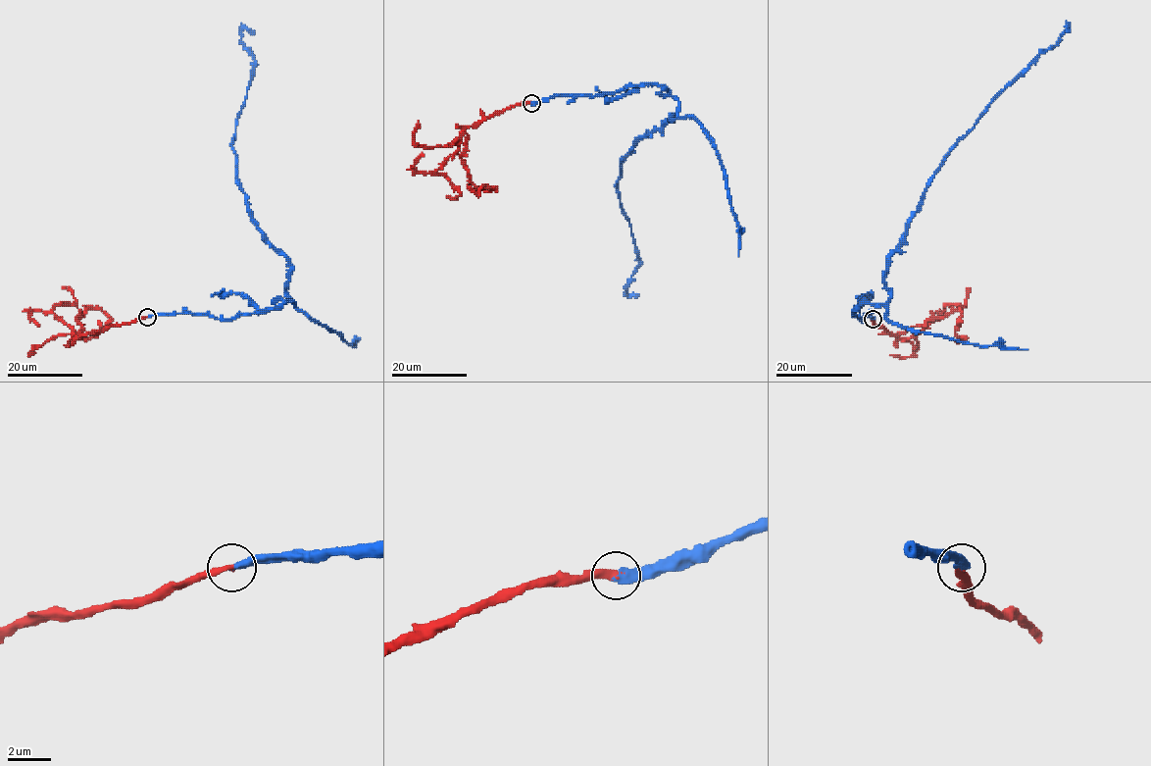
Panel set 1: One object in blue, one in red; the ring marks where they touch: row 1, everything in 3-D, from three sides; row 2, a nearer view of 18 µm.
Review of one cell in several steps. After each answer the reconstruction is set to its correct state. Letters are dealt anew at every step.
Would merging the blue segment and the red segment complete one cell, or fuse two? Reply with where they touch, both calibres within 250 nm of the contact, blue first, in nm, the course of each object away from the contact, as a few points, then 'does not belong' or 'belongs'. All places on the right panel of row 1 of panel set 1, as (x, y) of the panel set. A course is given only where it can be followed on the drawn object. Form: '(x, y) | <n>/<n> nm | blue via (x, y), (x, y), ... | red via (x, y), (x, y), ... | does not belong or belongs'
(873, 319) | 420/320 nm | blue via (873, 318), (853, 313), (864, 303), (888, 299), (886, 261), (930, 177), (989, 103), (1066, 31) | red via (873, 318), (898, 337), (959, 310), (962, 312), (955, 333), (964, 337), (954, 341) | belongs

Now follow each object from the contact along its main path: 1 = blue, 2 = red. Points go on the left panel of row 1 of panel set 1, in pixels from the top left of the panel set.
1: (147, 317), (232, 319), (294, 302), (288, 260), (248, 208), (232, 147), (255, 62), (240, 35), (254, 33)
2: (147, 317), (82, 335), (82, 326), (76, 319), (87, 308), (101, 309), (110, 317), (96, 335), (82, 339)

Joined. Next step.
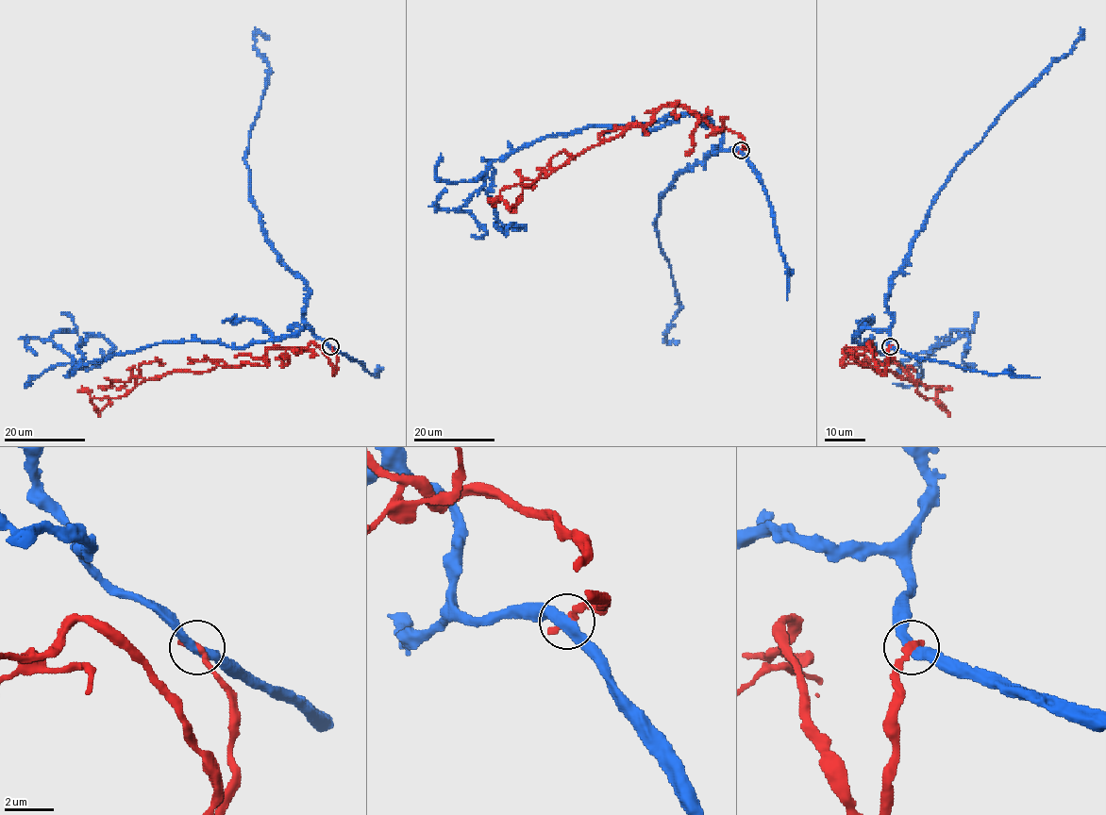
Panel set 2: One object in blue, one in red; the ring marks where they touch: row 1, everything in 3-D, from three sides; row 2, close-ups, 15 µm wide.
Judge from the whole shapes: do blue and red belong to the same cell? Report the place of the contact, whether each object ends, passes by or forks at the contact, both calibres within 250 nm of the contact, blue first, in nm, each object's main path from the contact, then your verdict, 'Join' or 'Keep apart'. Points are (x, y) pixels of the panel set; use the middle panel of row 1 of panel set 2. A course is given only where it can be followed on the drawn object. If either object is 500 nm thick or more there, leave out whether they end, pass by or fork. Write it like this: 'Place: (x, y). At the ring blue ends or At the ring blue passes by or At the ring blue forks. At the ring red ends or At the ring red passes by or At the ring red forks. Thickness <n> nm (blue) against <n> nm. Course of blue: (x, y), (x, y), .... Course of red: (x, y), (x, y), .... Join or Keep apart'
Place: (741, 150). At the ring blue passes by. At the ring red ends. Thickness 380 nm (blue) against 320 nm. Course of blue: (741, 151), (725, 150), (699, 115), (549, 135), (491, 165), (498, 221), (523, 227), (494, 222). Course of red: (741, 151), (746, 147), (738, 133), (709, 126), (676, 103), (544, 177), (500, 191), (509, 206), (522, 195). Keep apart

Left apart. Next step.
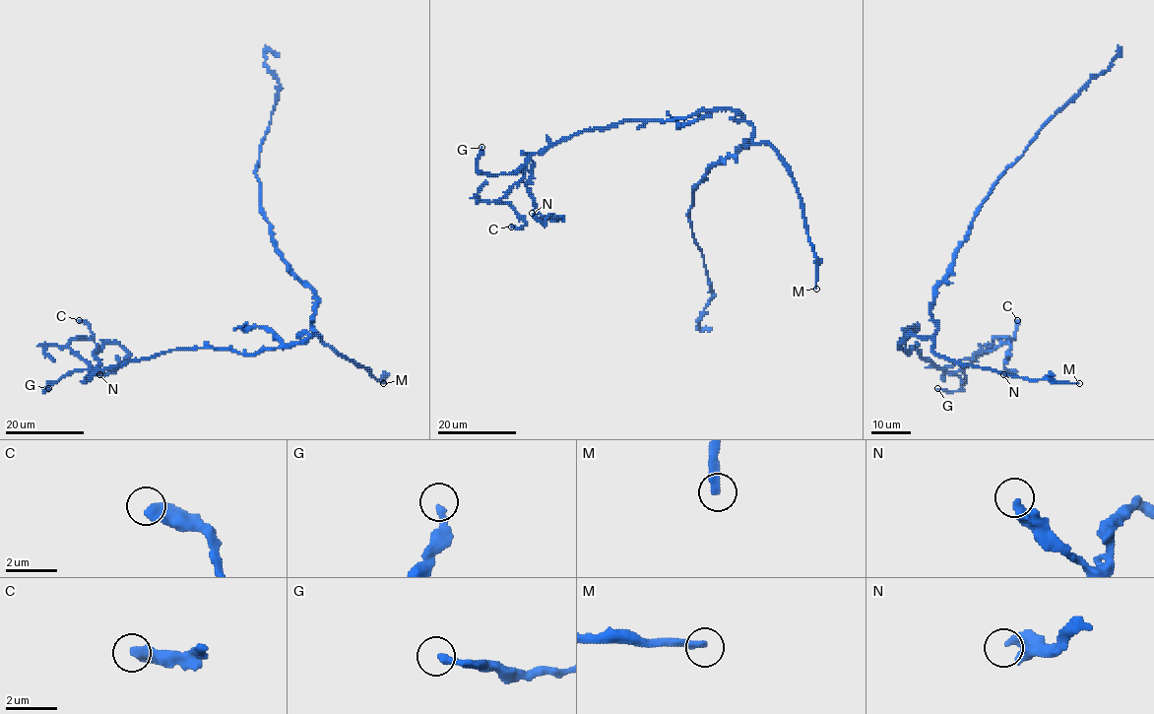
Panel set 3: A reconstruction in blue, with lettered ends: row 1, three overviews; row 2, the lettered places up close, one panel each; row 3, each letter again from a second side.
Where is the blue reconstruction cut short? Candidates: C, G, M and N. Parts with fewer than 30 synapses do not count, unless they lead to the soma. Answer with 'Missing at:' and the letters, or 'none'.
Missing at: M

